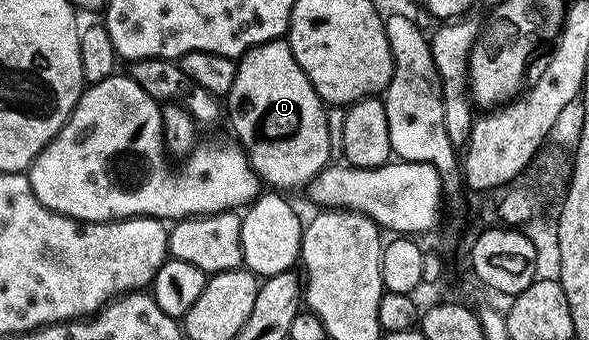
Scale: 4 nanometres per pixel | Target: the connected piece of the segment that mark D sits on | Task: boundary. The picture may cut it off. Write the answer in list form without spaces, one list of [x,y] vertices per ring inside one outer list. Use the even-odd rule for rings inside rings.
[[[285,39],[257,44],[242,55],[237,66],[228,97],[230,124],[238,135],[237,143],[263,185],[270,184],[266,186],[274,190],[301,189],[332,160],[324,102],[296,62]]]

